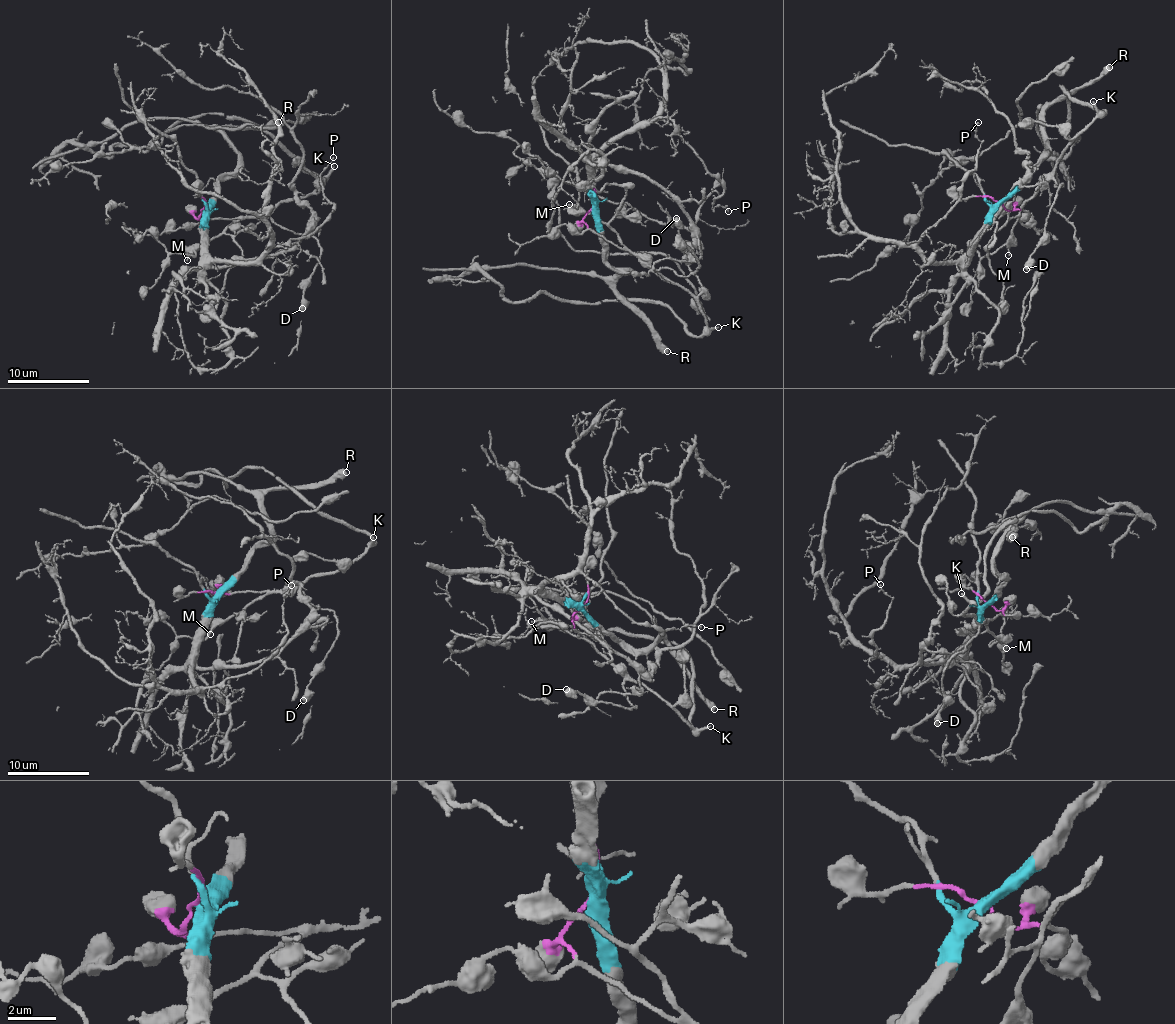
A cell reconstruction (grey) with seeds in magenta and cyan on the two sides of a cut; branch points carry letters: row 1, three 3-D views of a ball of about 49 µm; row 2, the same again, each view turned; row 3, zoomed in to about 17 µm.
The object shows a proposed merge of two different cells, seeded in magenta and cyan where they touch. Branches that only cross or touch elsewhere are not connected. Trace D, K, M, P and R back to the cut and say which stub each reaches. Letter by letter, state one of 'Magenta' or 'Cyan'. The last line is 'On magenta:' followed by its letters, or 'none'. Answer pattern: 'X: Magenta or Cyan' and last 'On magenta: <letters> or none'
D: Magenta
K: Magenta
M: Magenta
P: Cyan
R: Cyan
On magenta: D, K, M

